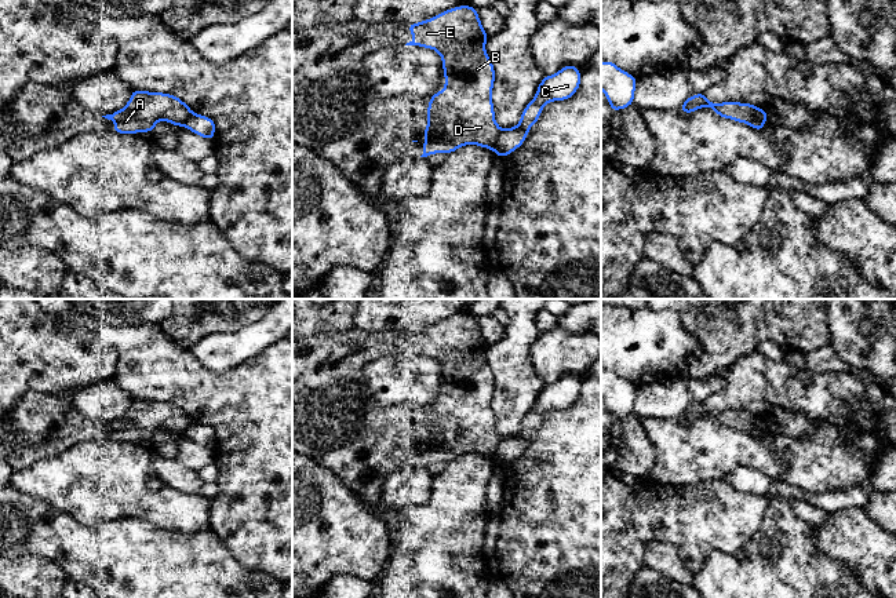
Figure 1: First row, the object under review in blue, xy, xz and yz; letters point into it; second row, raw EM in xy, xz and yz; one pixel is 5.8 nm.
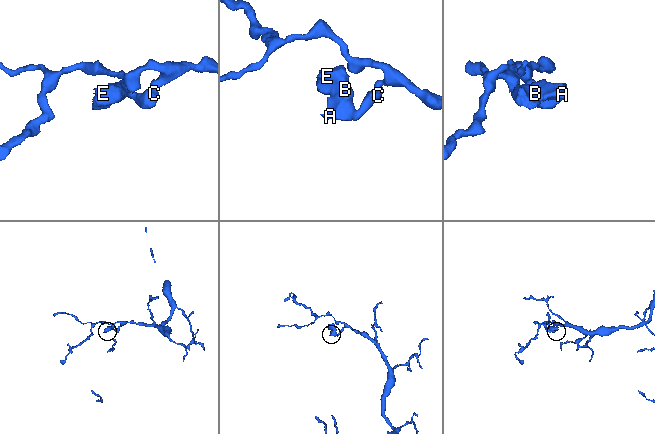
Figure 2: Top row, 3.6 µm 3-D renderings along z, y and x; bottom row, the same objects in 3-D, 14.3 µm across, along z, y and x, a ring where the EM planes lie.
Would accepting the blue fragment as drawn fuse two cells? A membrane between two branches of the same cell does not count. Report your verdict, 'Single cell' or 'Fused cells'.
Fused cells

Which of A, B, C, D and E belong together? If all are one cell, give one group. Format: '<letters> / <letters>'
A B D E / C

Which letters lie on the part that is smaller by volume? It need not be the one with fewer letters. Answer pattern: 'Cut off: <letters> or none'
Cut off: A, B, D, E

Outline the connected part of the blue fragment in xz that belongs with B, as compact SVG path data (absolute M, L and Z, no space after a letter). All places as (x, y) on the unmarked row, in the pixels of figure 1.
M459 314L427 329L409 332L408 339L415 347L405 354L419 354L437 360L442 368L442 384L445 386L445 397L429 408L427 435L425 437L420 466L434 462L449 463L469 452L495 459L503 438L495 430L491 406L495 378L485 360L488 343L481 335L477 318L471 314Z

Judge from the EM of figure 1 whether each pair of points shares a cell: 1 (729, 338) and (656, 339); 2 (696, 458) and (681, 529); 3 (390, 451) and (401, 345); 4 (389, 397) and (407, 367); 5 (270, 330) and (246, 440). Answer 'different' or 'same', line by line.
1: different
2: different
3: same
4: same
5: different

